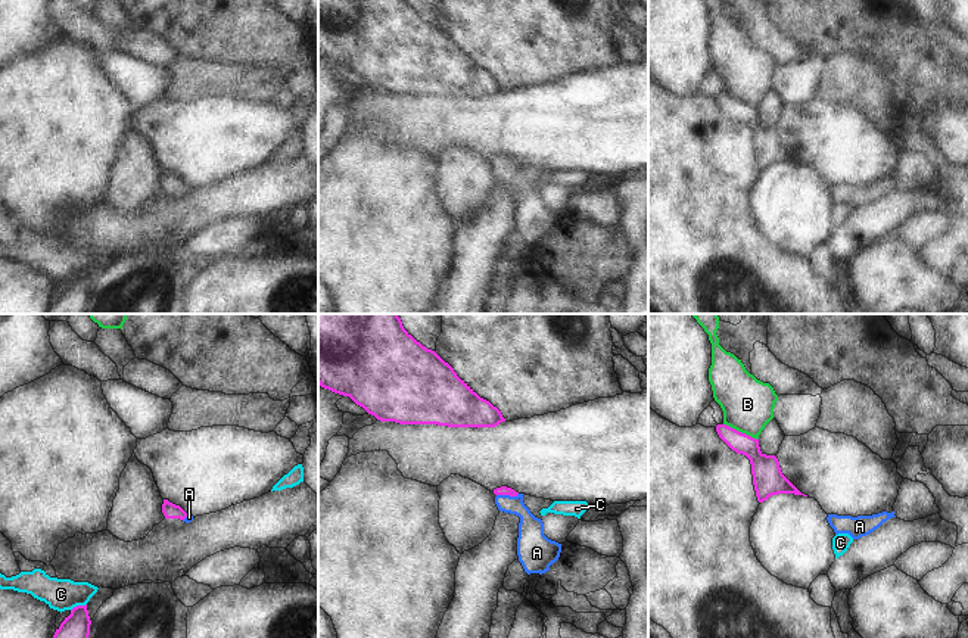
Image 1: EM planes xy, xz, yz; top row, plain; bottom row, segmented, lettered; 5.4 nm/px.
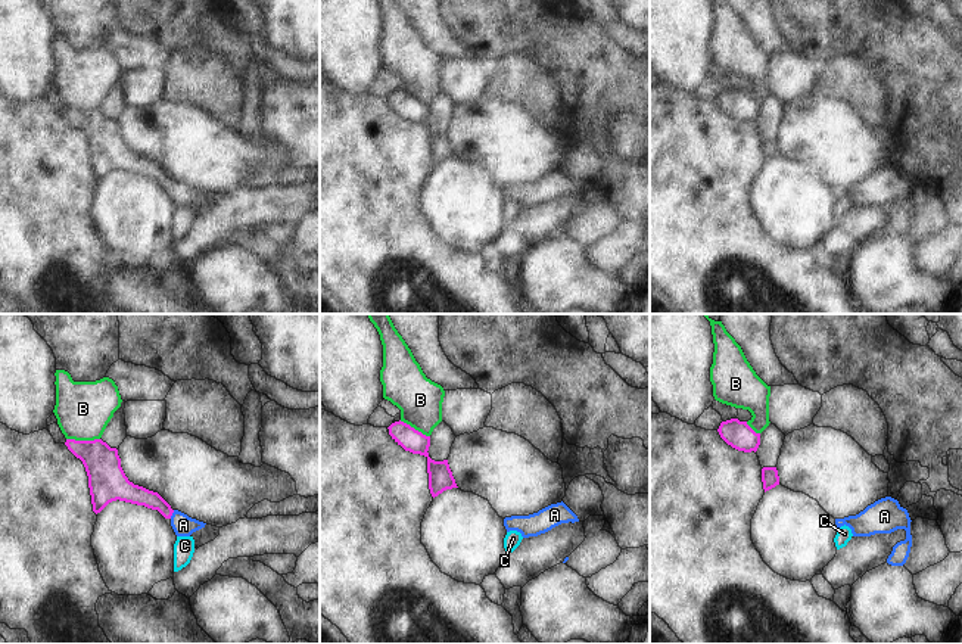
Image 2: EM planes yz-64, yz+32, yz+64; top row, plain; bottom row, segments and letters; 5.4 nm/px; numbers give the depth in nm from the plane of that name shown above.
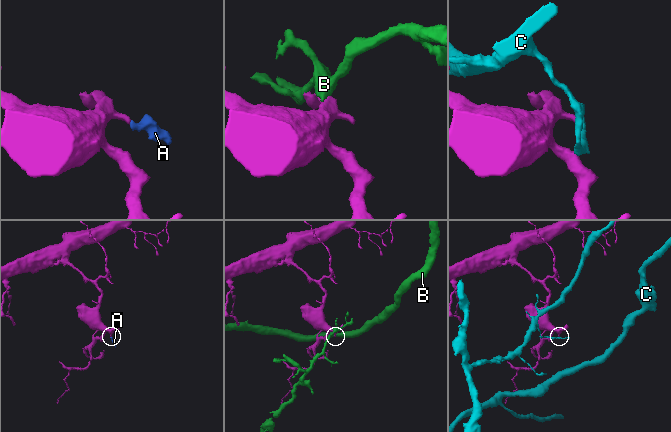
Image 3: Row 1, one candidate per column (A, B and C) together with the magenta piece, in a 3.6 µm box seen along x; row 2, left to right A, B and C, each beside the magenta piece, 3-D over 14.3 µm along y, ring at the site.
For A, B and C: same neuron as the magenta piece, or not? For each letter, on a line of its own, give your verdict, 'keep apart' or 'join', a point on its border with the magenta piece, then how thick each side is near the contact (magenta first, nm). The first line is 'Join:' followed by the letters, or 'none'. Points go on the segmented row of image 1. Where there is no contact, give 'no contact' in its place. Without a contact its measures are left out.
Join: A
A: join; meets magenta in xz at (507, 494); 50 nm thick on the magenta side, 140 nm on the other
B: keep apart; meets magenta in yz at (740, 432); 160 nm thick on the magenta side, 280 nm on the other
C: keep apart; meets magenta in xy at (78, 606); 140 nm thick on the magenta side, 180 nm on the other

